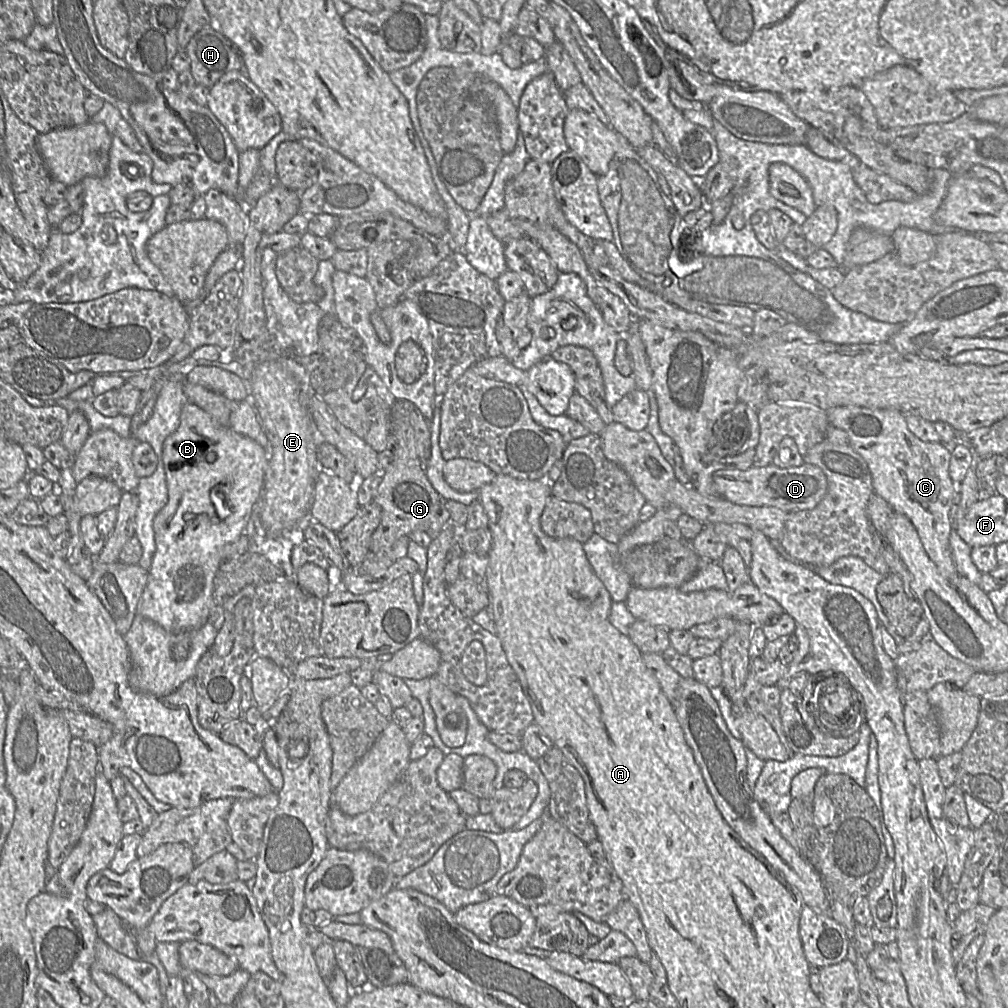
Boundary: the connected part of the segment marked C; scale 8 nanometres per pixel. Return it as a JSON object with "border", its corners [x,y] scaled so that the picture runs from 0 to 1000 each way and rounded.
{"border":[[[832,403],[820,409],[823,421],[840,431],[842,441],[860,459],[867,489],[905,518],[932,567],[938,573],[947,574],[951,568],[942,543],[942,507],[950,484],[941,471],[942,441],[913,437],[901,426],[899,412],[890,407]]]}

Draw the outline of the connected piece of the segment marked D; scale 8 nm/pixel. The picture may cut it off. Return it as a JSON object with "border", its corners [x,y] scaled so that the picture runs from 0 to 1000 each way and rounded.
{"border":[[[798,459],[795,462],[775,464],[764,460],[741,466],[714,466],[707,470],[710,488],[720,496],[738,502],[764,502],[781,509],[810,503],[820,489],[820,474],[814,464]]]}

